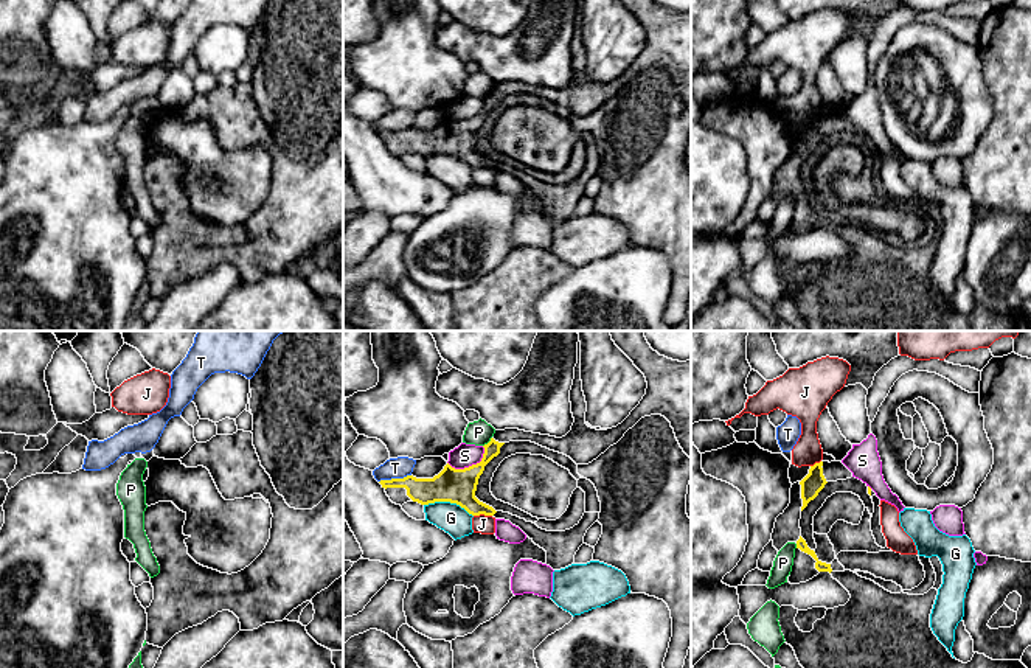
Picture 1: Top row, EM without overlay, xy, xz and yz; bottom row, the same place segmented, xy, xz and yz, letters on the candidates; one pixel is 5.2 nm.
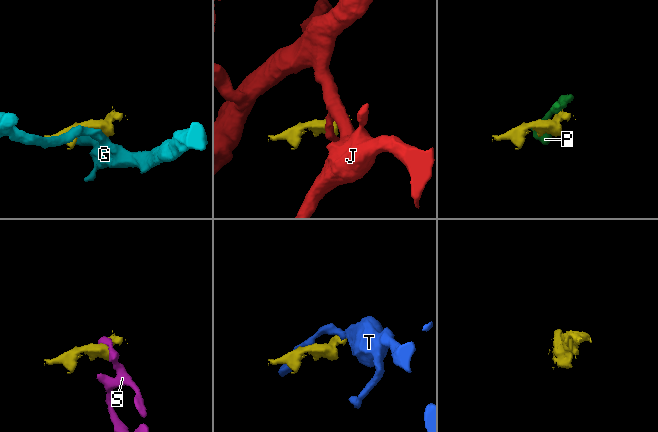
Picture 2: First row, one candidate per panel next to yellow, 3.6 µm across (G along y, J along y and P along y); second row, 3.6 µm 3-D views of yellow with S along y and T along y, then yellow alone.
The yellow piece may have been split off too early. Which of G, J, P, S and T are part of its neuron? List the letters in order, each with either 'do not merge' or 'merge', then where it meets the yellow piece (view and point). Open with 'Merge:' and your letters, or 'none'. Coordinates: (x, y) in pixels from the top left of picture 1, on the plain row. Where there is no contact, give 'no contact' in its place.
Merge: none
G: do not merge | xz (449, 153)
J: do not merge | xz (482, 165)
P: do not merge | xz (489, 93)
S: do not merge | xz (469, 118)
T: do not merge | xz (395, 131)

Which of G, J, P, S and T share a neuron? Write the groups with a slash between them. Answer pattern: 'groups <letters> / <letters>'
groups G / J / P / S / T

